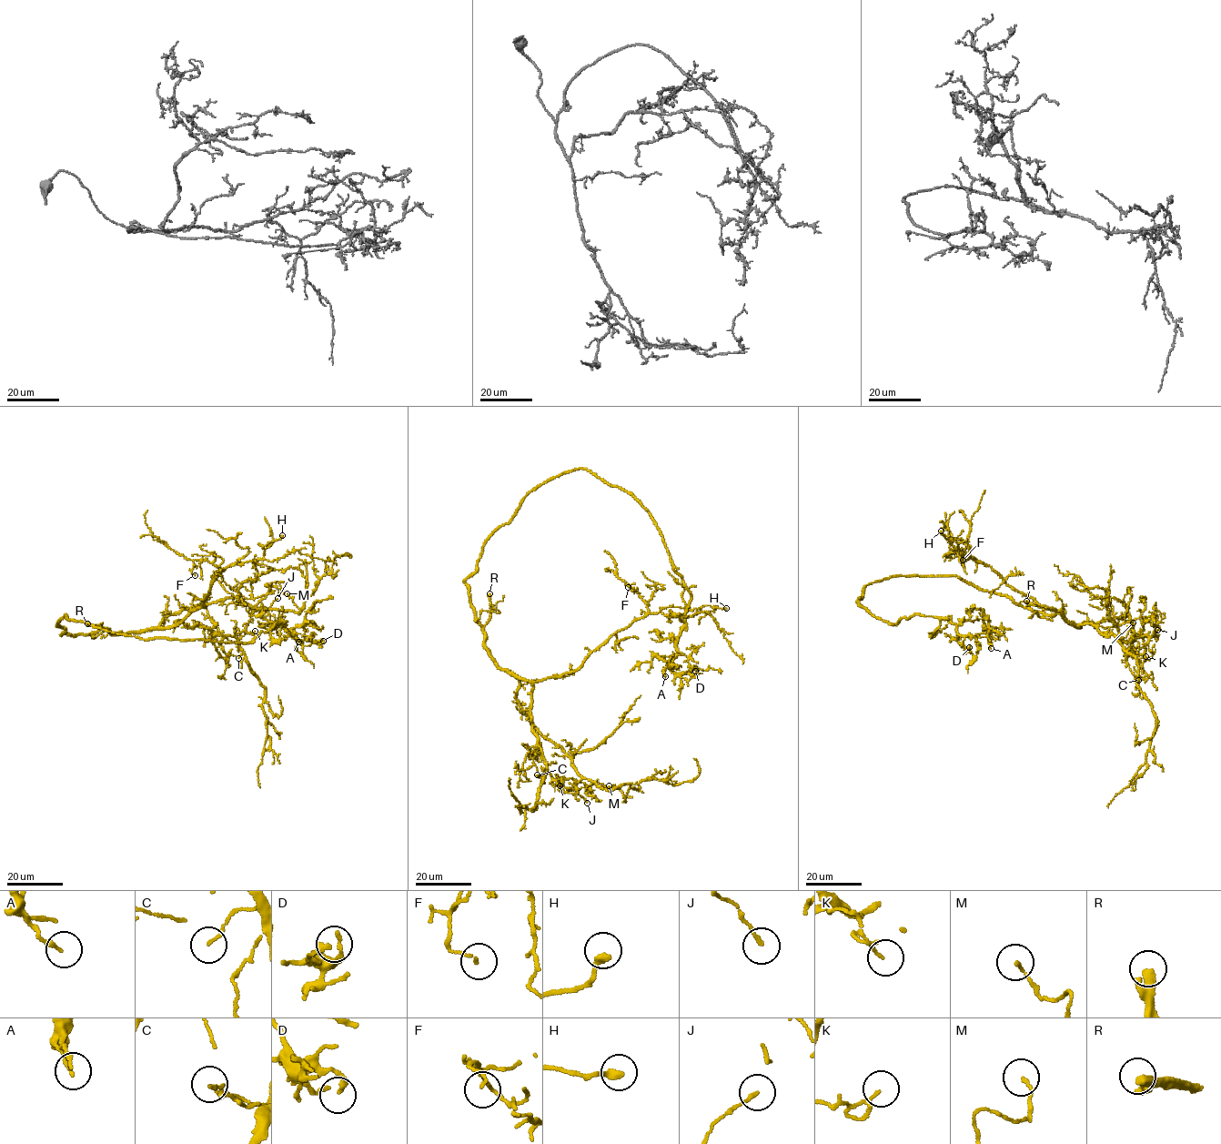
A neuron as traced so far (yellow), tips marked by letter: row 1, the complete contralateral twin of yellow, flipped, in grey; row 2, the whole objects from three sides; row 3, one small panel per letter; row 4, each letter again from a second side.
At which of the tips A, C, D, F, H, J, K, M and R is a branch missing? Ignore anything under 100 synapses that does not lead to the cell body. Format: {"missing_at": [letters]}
{"missing_at": ["R"]}

